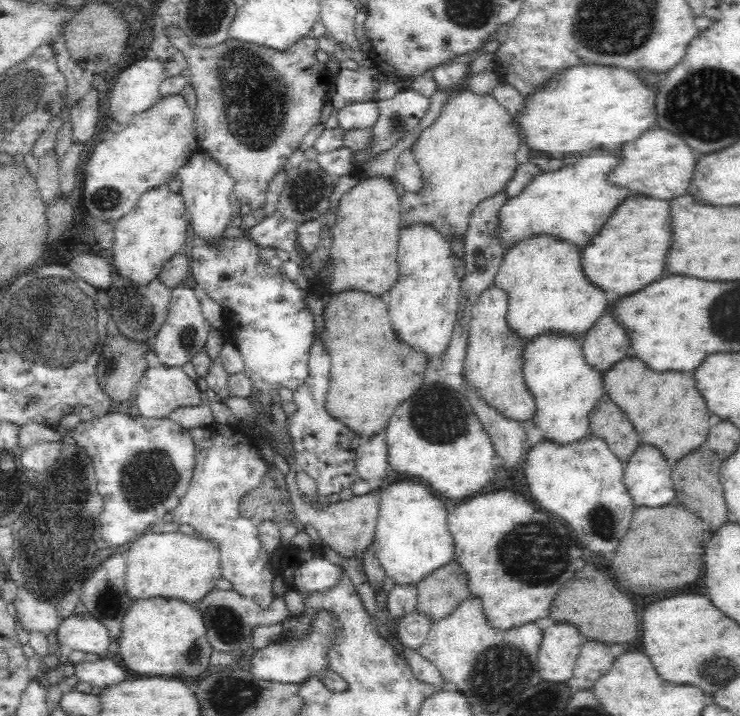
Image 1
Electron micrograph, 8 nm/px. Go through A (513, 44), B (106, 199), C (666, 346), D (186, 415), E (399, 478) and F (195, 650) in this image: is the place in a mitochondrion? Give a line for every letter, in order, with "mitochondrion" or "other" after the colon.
A: other
B: mitochondrion
C: other
D: other
E: other
F: mitochondrion

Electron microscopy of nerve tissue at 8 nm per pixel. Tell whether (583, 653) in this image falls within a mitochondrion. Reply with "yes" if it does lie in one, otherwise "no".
no

